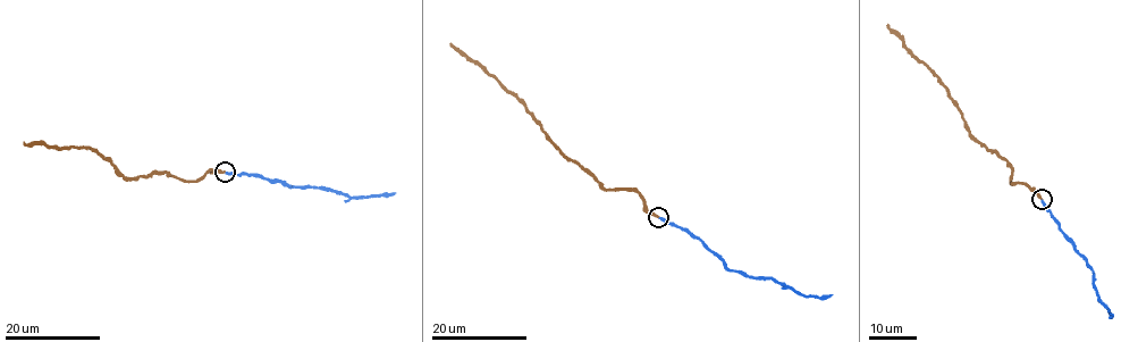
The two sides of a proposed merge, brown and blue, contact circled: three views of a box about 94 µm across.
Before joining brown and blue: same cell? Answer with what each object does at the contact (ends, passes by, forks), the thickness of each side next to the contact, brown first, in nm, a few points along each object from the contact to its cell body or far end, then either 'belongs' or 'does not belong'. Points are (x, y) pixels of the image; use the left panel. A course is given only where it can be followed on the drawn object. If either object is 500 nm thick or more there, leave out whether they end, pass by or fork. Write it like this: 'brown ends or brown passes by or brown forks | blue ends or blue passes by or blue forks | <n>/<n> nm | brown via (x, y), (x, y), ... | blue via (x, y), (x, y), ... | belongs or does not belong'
brown ends | blue ends | 280/300 nm | brown via (225, 172), (211, 170), (199, 180), (163, 173), (129, 180), (86, 147), (24, 141) | blue via (226, 173), (252, 174), (294, 188), (328, 188), (352, 197), (396, 193) | belongs

